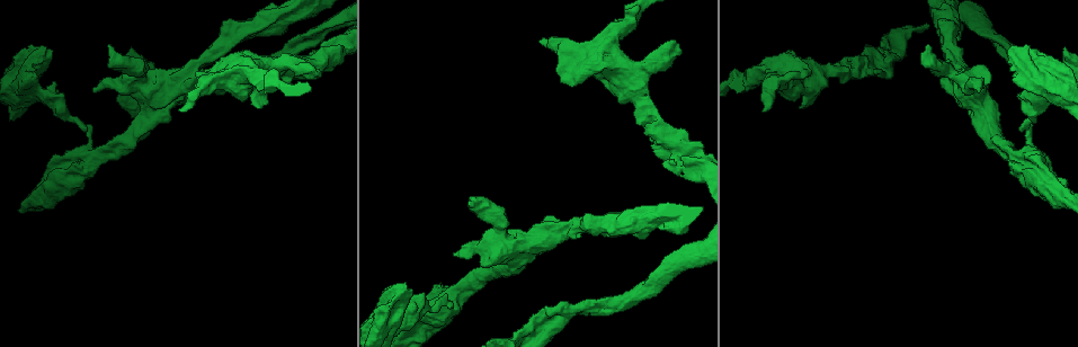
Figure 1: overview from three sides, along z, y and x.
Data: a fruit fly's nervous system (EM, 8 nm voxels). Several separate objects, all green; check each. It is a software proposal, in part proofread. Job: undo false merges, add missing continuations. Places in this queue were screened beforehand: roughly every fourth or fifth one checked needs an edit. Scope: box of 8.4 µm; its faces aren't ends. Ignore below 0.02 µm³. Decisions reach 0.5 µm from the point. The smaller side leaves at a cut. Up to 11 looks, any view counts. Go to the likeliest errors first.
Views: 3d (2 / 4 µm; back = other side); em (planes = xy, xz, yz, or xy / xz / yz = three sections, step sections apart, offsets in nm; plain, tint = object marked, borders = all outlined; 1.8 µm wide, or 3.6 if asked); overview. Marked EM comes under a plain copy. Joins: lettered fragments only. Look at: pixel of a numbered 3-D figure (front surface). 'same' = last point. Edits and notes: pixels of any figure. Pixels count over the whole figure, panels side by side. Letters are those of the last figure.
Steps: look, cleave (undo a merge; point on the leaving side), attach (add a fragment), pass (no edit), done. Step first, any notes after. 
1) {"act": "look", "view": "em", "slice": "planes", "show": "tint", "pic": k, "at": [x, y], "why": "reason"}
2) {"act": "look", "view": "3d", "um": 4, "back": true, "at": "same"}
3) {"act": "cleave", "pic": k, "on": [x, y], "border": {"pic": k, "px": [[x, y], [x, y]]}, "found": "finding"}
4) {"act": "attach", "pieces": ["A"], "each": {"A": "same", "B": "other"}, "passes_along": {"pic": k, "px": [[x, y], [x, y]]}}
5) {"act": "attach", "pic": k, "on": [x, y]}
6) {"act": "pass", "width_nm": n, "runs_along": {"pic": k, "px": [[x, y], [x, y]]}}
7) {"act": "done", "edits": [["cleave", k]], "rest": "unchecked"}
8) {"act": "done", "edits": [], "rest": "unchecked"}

{"act": "look", "view": "em", "slice": "planes", "show": "borders", "pic": 1, "at": [180, 112], "why": "an open end"}

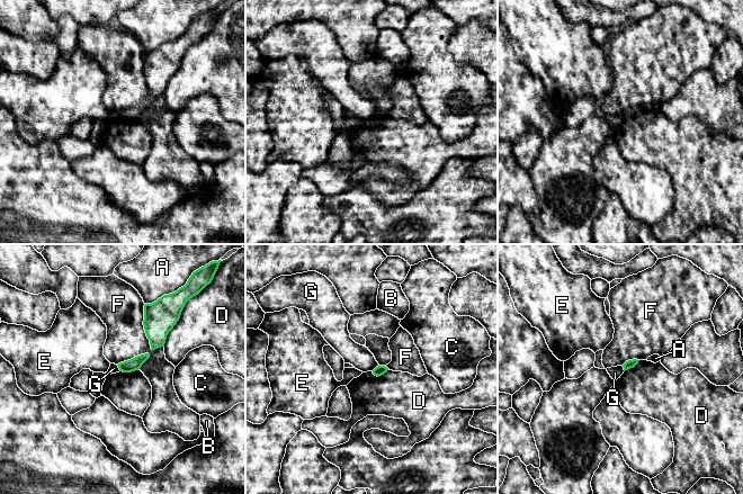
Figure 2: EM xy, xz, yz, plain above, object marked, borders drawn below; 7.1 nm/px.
{"act": "pass", "each": {"A": "other", "B": "other", "C": "other", "D": "other", "E": "other", "F": "other", "G": "other"}, "border": {"pic": 2, "px": [[378, 365], [372, 370]]}, "found": "none of them fits"}

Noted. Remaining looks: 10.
{"act": "look", "view": "em", "slice": "planes", "show": "borders", "pic": 1, "at": [108, 46], "why": "free end"}

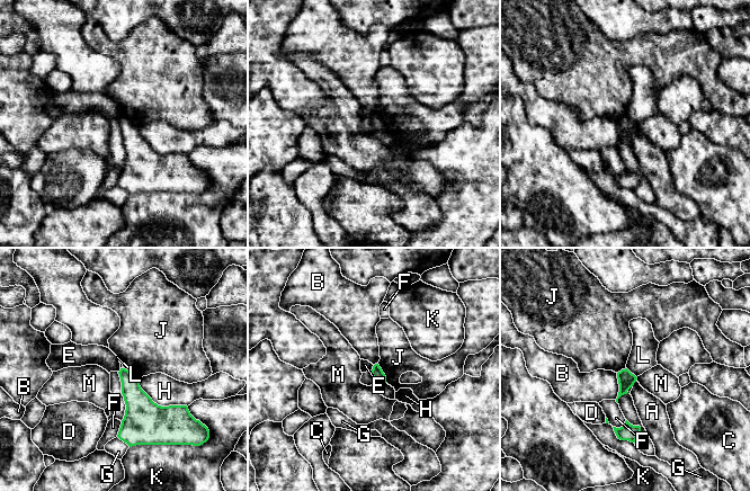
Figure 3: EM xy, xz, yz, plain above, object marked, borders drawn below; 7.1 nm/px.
{"act": "pass", "each": {"A": "other", "B": "other", "C": "other", "D": "other", "E": "other", "F": "other", "G": "other", "H": "other", "J": "other", "K": "other", "L": "other", "M": "other"}, "border": {"pic": 3, "px": [[374, 365], [371, 372]]}, "found": "no lettered fragment goes on from it"}

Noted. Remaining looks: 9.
{"act": "look", "view": "3d", "um": 2, "pic": 1, "at": [559, 322], "why": "branch point"}

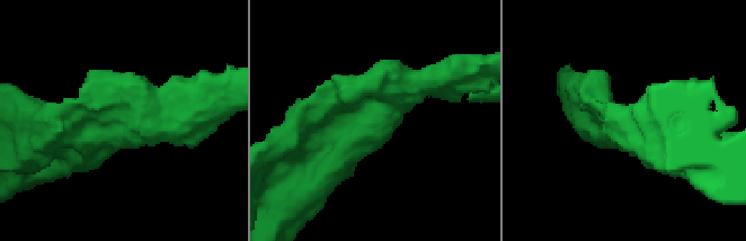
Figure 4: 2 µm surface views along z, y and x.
{"act": "look", "view": "em", "slice": "yz", "step": 4, "show": "borders", "pic": 4, "at": [123, 120]}

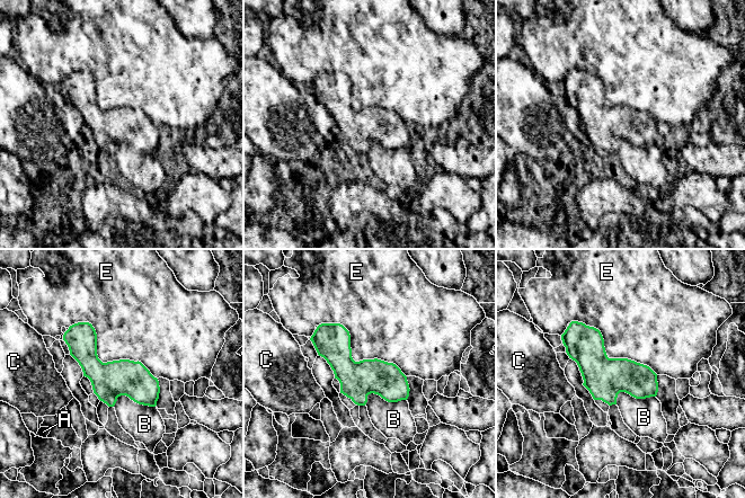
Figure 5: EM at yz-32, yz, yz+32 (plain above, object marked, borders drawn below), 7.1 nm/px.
{"act": "pass", "longest_contact_nm": ["E", 750], "each": {"A": "other", "B": "other", "C": "other", "E": "other"}, "border": {"pic": 5, "px": [[406, 400], [370, 393], [365, 403]]}, "found": "continuous, no second cell"}

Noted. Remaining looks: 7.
{"act": "look", "view": "em", "slice": "xz", "step": 8, "show": "borders", "pic": 1, "at": [679, 45], "why": "an open end"}

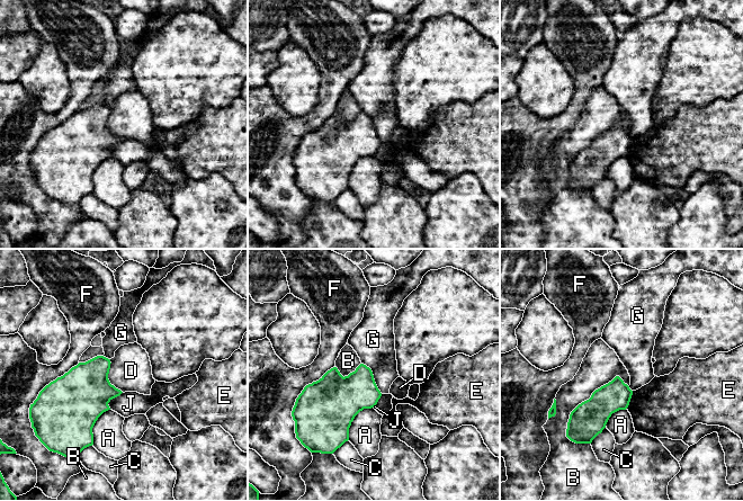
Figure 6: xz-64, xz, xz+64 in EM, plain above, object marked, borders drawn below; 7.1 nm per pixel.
{"act": "look", "view": "em", "slice": "planes", "show": "borders", "at": "same"}

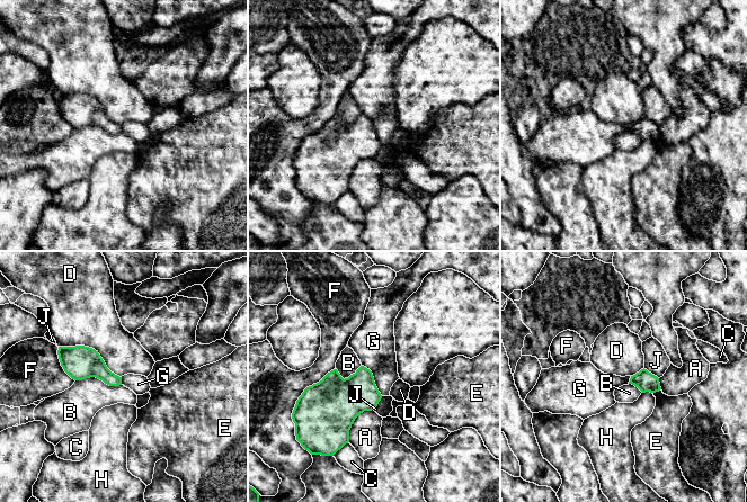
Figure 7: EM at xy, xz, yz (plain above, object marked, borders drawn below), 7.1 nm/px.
{"act": "pass", "each": {"A": "other", "B": "other", "C": "other", "D": "other", "E": "other", "F": "other", "G": "other", "H": "other", "J": "other"}, "border": {"pic": 7, "px": [[362, 365], [371, 371], [382, 395]]}, "found": "none of them fits"}

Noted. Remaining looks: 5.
{"act": "look", "view": "em", "slice": "xz", "step": 16, "show": "tint", "pic": 1, "at": [440, 303], "why": "thin neck"}

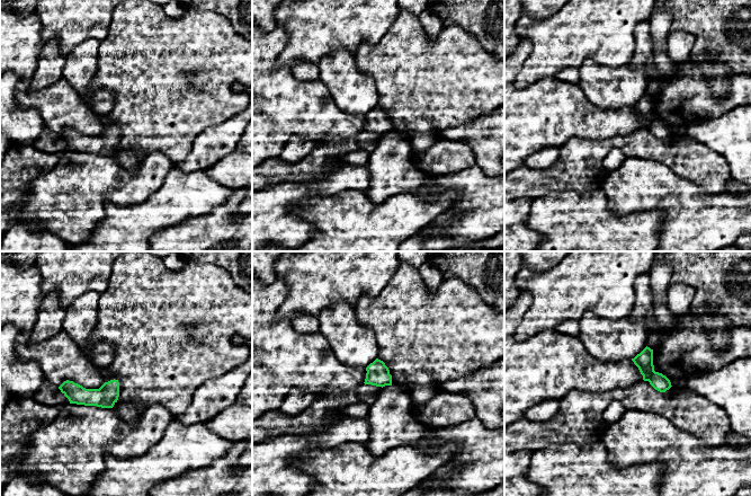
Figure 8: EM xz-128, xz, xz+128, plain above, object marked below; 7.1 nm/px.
{"act": "look", "view": "em", "slice": "xy", "step": 16, "show": "borders", "at": "same", "why": "another direction"}

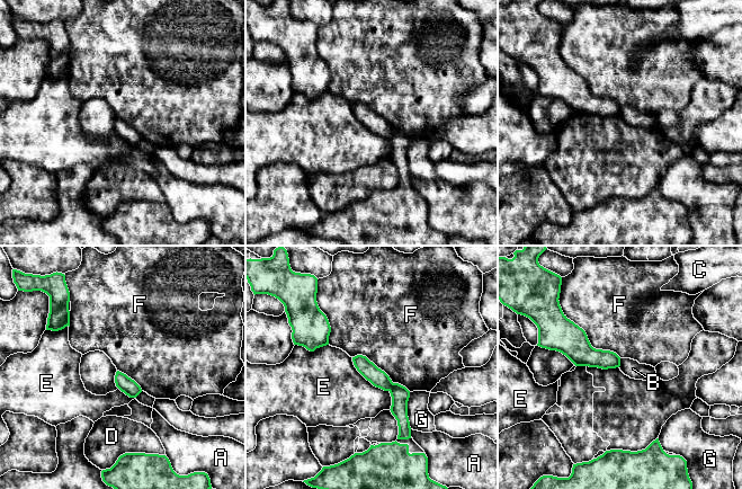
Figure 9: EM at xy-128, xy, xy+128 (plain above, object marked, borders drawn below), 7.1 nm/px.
{"act": "cleave", "pic": 9, "on": [368, 370], "each": {"A": "other", "B": "other", "C": "other", "D": "other", "E": "other", "F": "other", "G": "other"}, "border": {"pic": 9, "px": [[393, 383], [389, 390]]}, "found": "two cells meet here"}

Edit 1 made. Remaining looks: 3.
{"act": "done", "edits": [["cleave", 9]], "rest": "unchecked"}

